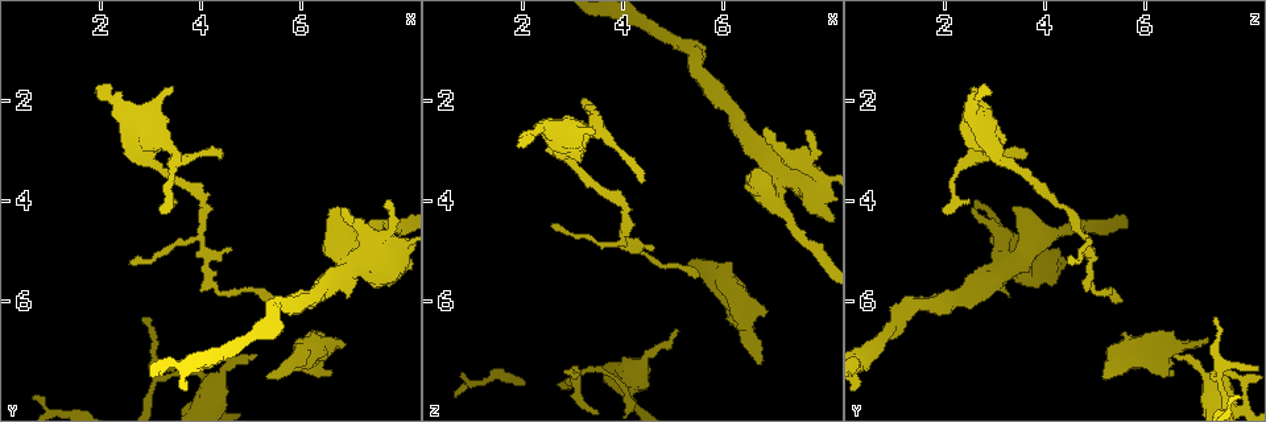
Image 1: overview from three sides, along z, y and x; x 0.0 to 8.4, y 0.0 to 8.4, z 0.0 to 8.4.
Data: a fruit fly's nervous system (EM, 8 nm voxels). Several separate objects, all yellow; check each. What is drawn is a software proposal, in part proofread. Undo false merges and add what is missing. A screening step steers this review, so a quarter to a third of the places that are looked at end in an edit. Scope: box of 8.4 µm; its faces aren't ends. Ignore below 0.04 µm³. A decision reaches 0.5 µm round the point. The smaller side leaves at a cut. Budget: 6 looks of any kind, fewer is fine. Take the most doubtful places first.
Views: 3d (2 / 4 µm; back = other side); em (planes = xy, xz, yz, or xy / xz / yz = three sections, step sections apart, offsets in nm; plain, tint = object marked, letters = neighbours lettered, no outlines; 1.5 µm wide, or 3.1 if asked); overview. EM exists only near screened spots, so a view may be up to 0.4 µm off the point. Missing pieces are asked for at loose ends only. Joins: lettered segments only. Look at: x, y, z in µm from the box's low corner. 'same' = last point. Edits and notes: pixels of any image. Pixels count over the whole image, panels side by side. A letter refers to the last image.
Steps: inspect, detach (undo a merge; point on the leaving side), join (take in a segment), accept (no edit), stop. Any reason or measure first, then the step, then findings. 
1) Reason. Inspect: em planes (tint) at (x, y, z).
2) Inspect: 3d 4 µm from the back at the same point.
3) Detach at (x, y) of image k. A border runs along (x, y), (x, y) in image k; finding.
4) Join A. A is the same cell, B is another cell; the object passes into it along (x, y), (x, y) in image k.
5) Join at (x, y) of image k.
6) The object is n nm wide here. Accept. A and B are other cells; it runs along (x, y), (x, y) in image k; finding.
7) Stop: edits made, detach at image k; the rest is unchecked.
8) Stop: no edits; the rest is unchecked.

Inspect: em planes (tint) at (6.55, 7.45, 6.60).

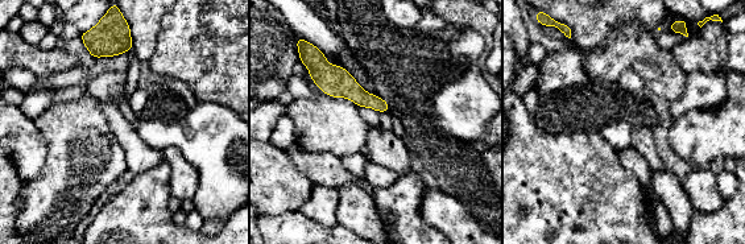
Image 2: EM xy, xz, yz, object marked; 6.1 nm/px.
Inspect: em planes (letters) at the same point.

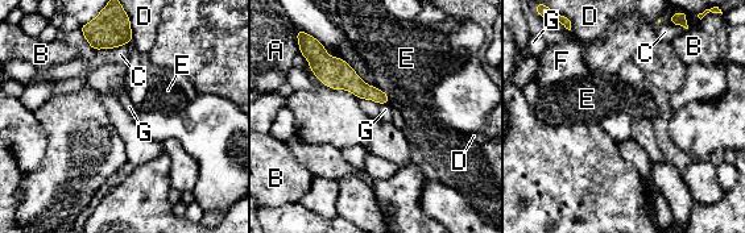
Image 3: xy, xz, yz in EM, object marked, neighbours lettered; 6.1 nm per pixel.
Accept. A, B, C, D, E, F and G are other cells; none of them fits.

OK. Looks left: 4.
Inspect: 3d 4 µm at (7.10, 5.30, 3.45).

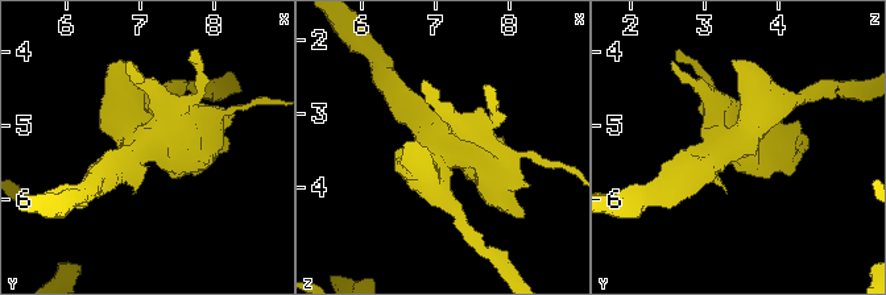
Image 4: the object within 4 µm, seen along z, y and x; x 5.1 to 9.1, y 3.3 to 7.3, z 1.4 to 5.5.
Now the EM. Inspect: em planes (letters) at (7.15, 5.30, 3.45).

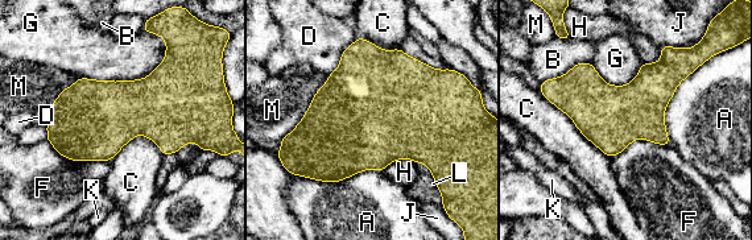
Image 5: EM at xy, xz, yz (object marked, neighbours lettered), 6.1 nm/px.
The longest contact is with C, 600 nm. Accept. A, B, C, D, F, G, H, J, K, L and M are other cells; continuous, no second cell.

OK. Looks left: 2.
Abrupt turn. Inspect: em planes (letters) at (3.15, 7.50, 7.45).

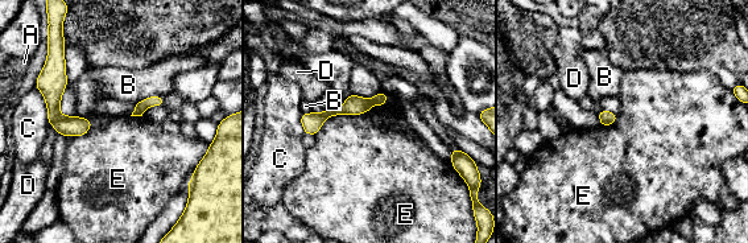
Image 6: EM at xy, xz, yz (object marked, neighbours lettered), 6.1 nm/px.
The object is 120 nm wide here. Detach at (354, 104) of image 6. A, B, C, D and E are other cells; the part that leaves runs along (53, 42), (53, 111), (79, 132) in image 6; two cells meet here.

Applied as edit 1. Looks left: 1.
Stop: edits made, detach at image 6; the rest is unchecked.

